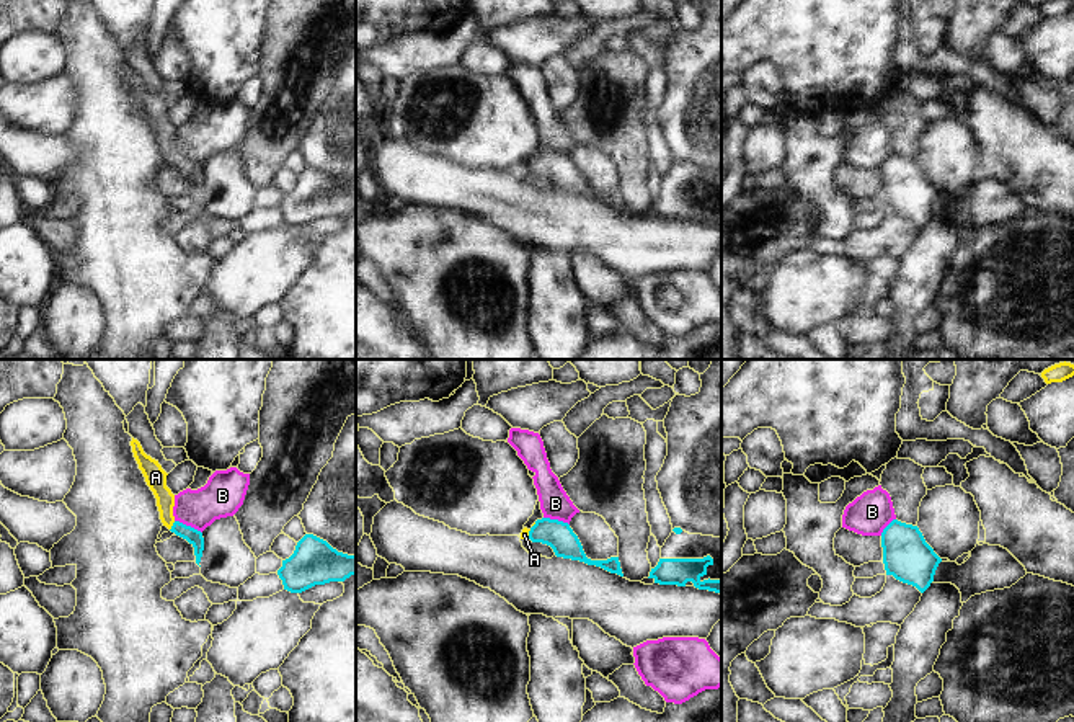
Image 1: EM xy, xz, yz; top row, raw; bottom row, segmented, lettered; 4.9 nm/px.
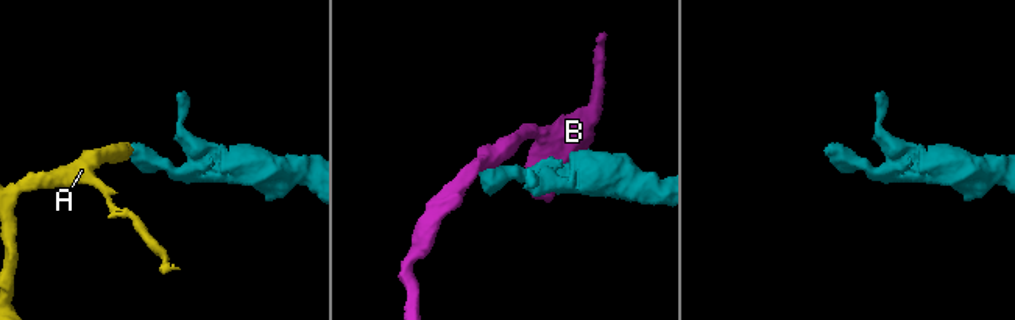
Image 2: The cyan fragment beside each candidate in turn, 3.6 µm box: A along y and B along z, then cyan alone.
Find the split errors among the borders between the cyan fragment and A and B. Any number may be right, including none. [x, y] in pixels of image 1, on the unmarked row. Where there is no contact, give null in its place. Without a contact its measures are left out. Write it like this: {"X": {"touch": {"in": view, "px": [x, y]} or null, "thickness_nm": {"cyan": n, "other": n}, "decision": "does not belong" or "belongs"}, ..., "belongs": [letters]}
{"A": {"touch": {"in": "xy", "px": [172, 160]}, "thickness_nm": {"cyan": 80, "other": 100}, "decision": "belongs"}, "B": {"touch": {"in": "xy", "px": [188, 160]}, "thickness_nm": {"cyan": 80, "other": 200}, "decision": "does not belong"}, "belongs": ["A"]}

